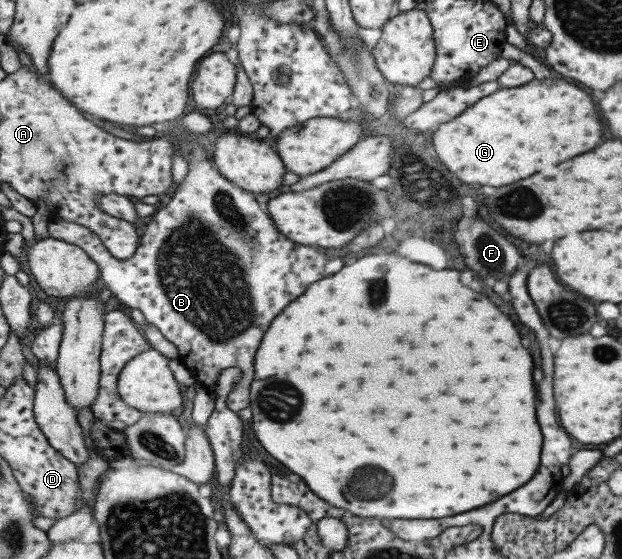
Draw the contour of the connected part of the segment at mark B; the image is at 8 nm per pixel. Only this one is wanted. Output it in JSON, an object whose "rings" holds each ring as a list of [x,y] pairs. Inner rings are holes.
{"rings":[[[192,139],[192,142],[194,144],[190,146],[192,150],[188,158],[190,172],[186,182],[178,184],[170,202],[160,206],[152,220],[146,224],[140,246],[132,258],[114,258],[99,242],[95,232],[64,218],[50,215],[48,231],[52,237],[80,245],[100,265],[104,287],[125,306],[139,309],[145,320],[157,327],[177,347],[178,358],[197,382],[214,391],[218,388],[222,370],[234,367],[242,369],[242,380],[234,386],[226,400],[234,412],[240,412],[252,404],[250,388],[256,374],[256,354],[264,340],[264,332],[270,328],[270,320],[274,322],[274,316],[282,314],[290,302],[308,290],[310,284],[328,278],[328,256],[318,252],[316,247],[297,243],[284,235],[270,213],[262,212],[254,193],[222,176],[212,161],[208,160],[204,146],[198,144],[196,139]]]}

